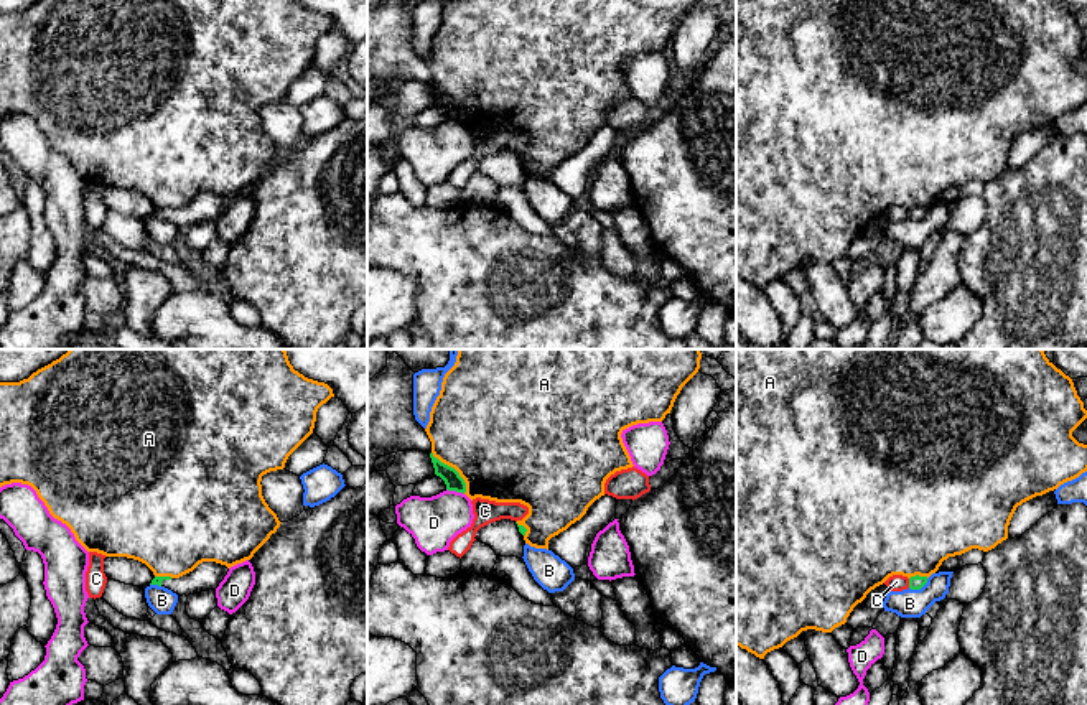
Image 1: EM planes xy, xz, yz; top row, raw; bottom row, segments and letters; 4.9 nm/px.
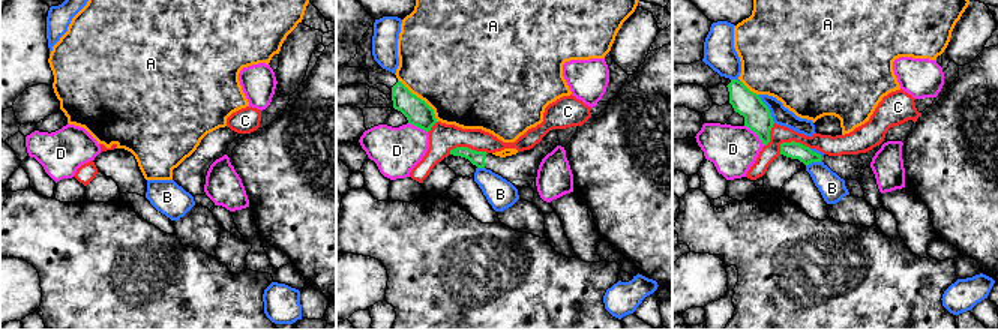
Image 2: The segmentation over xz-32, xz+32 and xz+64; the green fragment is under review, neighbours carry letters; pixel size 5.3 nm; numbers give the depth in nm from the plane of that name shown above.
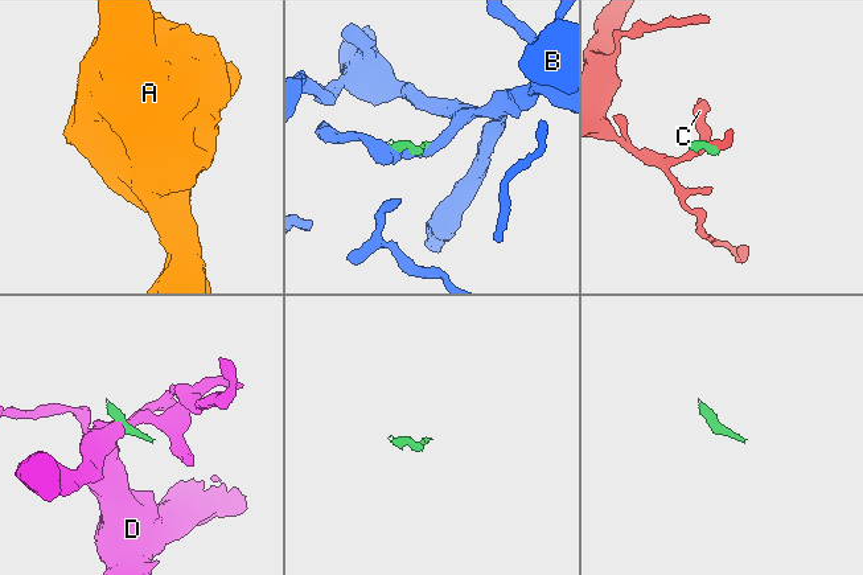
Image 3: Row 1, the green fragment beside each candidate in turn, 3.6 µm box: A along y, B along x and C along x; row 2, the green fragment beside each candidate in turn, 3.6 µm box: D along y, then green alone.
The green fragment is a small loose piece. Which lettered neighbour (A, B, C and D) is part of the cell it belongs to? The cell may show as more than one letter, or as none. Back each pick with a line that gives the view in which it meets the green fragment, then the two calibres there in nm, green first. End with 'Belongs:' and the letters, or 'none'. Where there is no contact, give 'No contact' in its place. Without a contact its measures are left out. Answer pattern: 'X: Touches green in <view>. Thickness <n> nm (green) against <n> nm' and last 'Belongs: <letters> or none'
Belongs: none

